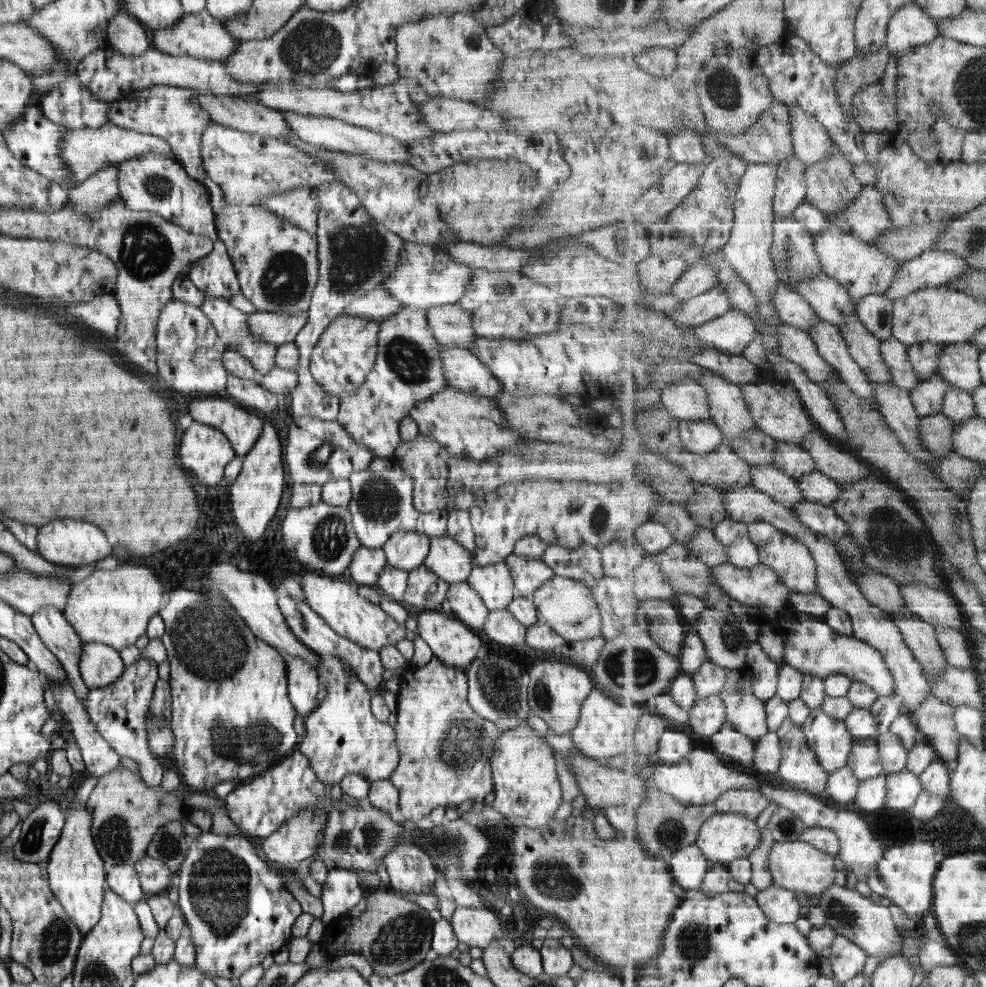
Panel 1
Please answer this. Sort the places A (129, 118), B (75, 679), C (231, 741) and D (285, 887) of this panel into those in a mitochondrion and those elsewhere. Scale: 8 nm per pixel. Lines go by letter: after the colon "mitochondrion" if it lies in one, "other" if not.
A: other
B: other
C: mitochondrion
D: other

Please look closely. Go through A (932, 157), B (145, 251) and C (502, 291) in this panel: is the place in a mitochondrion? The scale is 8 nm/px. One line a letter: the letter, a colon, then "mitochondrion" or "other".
A: other
B: mitochondrion
C: mitochondrion

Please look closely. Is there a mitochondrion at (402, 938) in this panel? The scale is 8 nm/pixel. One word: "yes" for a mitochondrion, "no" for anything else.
yes

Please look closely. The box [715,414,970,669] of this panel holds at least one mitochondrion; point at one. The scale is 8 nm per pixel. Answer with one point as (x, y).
(892, 539)

